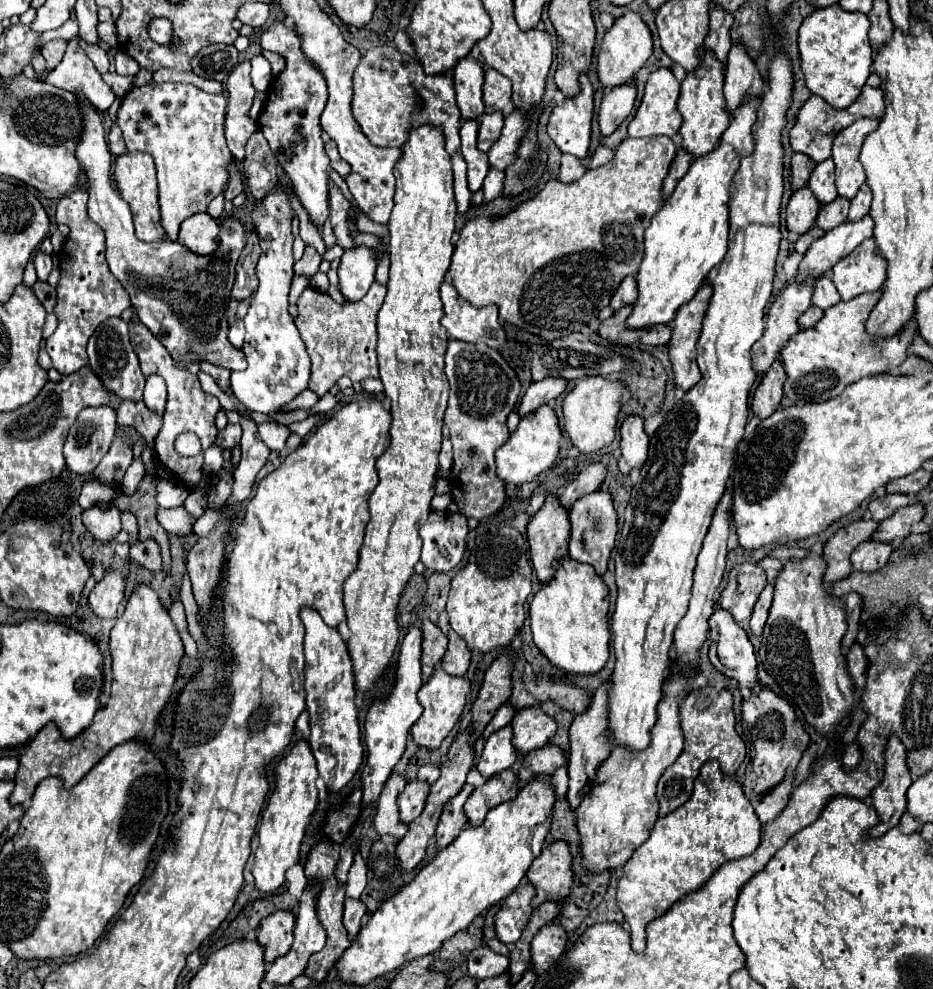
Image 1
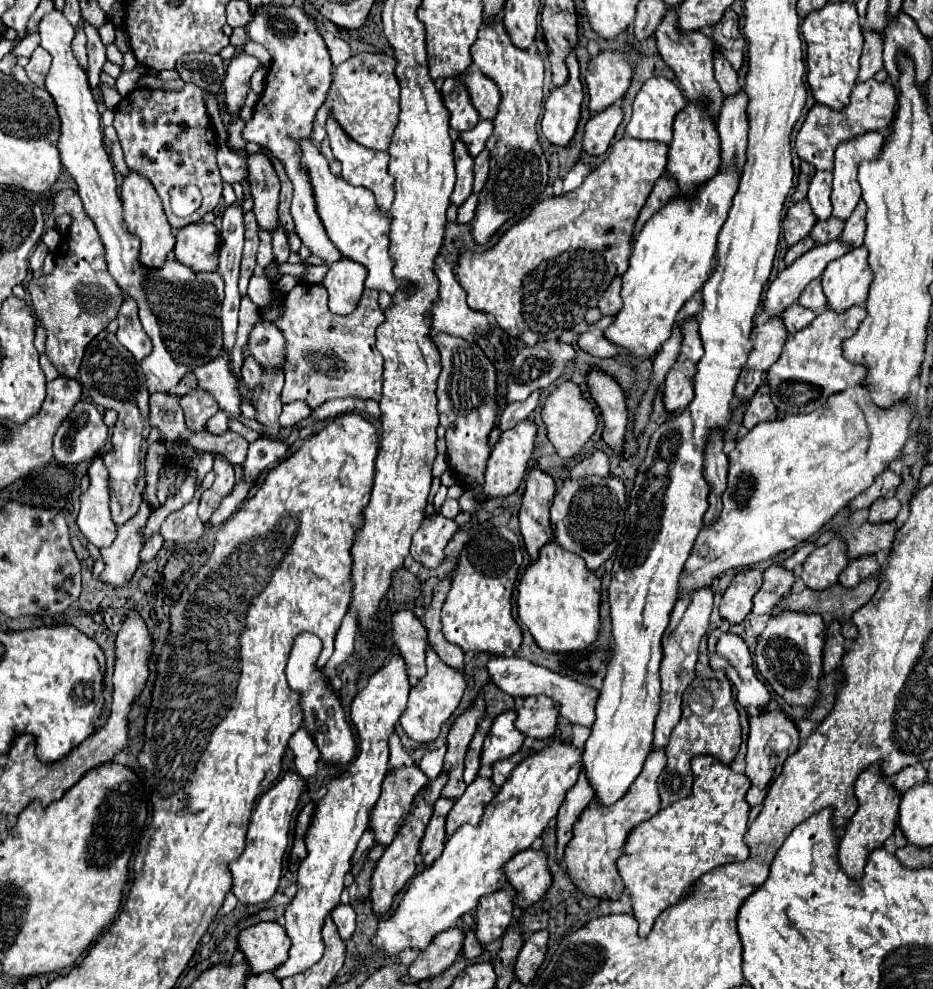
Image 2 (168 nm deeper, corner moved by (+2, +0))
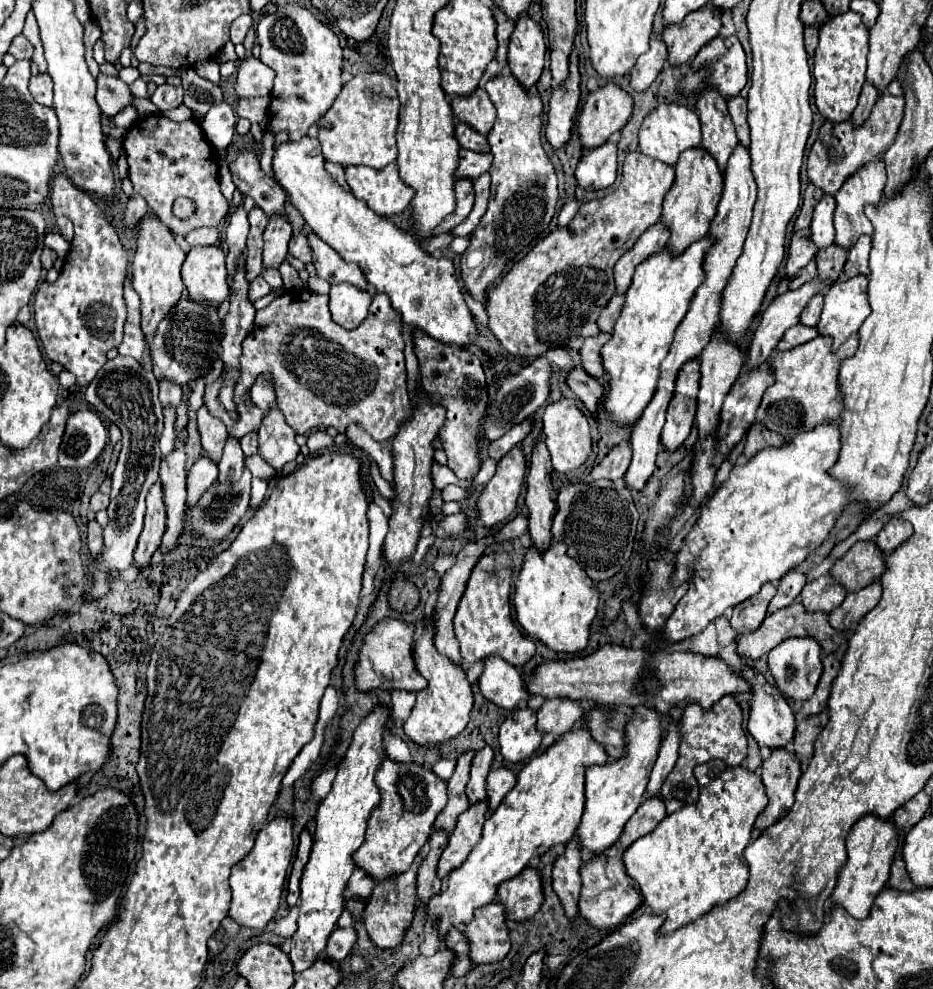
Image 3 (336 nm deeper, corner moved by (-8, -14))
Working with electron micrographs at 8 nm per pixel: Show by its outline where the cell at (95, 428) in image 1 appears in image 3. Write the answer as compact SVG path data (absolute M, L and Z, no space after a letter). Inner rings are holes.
M76 410L70 414L58 452L62 468L88 468L96 462L106 446L108 430L100 416L92 410Z

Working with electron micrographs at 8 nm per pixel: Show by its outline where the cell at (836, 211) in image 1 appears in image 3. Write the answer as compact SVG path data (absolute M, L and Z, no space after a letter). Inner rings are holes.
M836 244L818 250L816 264L818 264L818 278L824 282L834 284L842 276L842 268L846 262L846 250Z

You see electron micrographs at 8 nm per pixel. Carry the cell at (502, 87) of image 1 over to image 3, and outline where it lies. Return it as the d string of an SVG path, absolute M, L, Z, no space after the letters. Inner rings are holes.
M480 88L470 96L454 96L450 106L460 122L472 126L480 134L488 134L496 120L496 108L492 108L488 94Z

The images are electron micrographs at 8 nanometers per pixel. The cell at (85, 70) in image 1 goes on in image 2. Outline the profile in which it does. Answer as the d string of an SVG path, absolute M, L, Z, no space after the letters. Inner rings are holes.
M82 22L78 24L78 30L76 30L76 36L72 40L72 52L74 52L74 58L78 60L78 64L86 70L86 36L84 36L84 30L82 30Z

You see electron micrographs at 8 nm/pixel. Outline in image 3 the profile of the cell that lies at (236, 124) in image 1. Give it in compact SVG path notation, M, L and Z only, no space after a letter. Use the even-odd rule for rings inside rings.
M248 56L242 60L238 68L238 82L236 82L236 92L238 96L244 98L256 98L256 96L270 96L274 82L274 72L264 66L258 58Z

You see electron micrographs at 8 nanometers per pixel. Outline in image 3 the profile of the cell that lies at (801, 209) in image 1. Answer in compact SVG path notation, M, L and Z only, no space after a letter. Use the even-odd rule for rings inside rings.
M806 230L794 232L790 240L790 248L788 248L788 258L784 264L784 276L792 278L798 270L802 270L816 256L816 252L818 248L812 244Z

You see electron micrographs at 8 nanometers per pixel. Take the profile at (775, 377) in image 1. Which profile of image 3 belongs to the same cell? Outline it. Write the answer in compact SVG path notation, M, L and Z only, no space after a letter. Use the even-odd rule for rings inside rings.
M752 426L752 428L748 430L748 436L746 436L744 456L746 456L746 458L752 458L752 456L756 456L760 450L764 450L764 448L782 446L782 444L784 444L784 438L782 438L782 436L760 436L760 428L758 428L758 426Z

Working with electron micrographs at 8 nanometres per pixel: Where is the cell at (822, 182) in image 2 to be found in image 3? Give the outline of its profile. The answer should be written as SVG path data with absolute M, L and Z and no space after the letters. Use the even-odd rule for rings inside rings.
M824 194L814 208L814 216L810 224L810 240L818 248L826 248L834 244L834 226L832 226L834 208L836 208L836 202L834 202L834 196L830 194Z

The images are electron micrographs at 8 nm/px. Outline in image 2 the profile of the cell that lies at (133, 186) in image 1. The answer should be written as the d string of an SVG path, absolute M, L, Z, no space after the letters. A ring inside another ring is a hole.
M130 172L122 180L120 200L122 200L122 206L124 206L124 220L128 224L128 230L132 234L136 234L140 238L140 242L142 242L140 262L146 268L160 268L164 264L166 256L174 248L174 234L172 234L172 228L170 228L170 224L166 220L166 214L162 210L160 198L154 192L154 186L150 184L150 180L146 180L146 176L142 176L138 172Z

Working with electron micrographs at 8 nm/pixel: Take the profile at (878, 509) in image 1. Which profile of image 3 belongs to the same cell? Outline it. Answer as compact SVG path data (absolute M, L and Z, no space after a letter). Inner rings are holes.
M894 518L878 532L876 546L880 546L882 552L892 552L898 546L902 546L910 536L912 536L912 526L906 520Z

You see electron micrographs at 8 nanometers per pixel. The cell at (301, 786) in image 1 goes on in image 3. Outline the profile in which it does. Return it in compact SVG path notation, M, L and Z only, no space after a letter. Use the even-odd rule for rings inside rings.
M276 818L258 832L252 850L246 854L244 860L240 860L232 868L230 876L232 900L228 916L236 924L240 924L242 928L264 928L274 918L284 890L286 870L292 860L292 848L294 848L292 820L288 818Z

